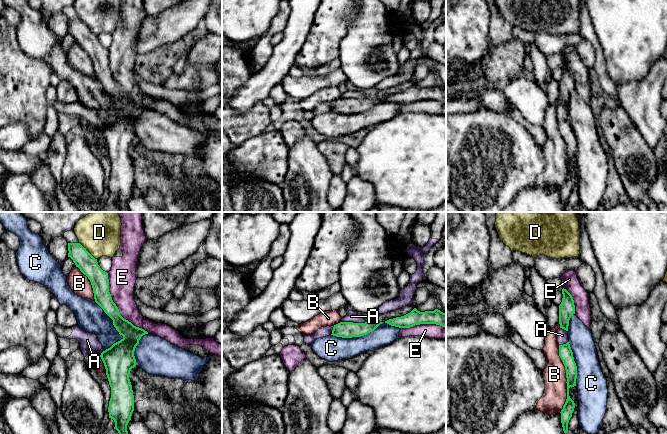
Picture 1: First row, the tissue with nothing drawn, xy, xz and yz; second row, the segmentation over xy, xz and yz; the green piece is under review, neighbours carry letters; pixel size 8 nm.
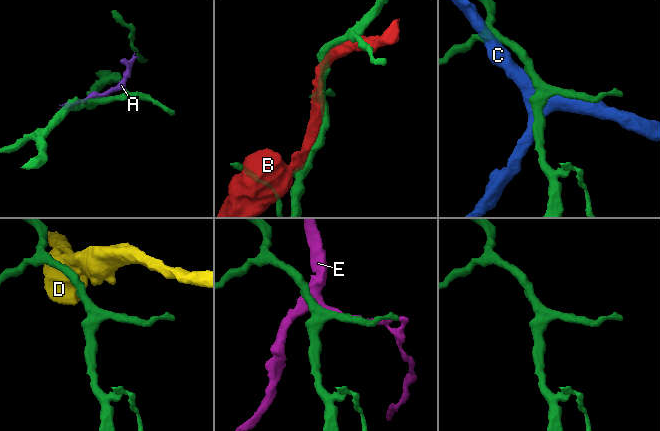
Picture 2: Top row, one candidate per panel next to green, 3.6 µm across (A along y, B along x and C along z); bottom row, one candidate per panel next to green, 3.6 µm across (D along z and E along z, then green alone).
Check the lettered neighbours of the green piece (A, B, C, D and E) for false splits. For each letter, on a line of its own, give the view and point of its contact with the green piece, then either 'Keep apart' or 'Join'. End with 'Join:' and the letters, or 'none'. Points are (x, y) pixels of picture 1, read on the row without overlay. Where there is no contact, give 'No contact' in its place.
A: Touches green at xz (352, 98). Keep apart
B: Touches green at yz (567, 155). Keep apart
C: Touches green at xz (365, 110). Keep apart
D: Touches green at xy (87, 27). Keep apart
E: Touches green at xy (117, 84). Keep apart
Join: none

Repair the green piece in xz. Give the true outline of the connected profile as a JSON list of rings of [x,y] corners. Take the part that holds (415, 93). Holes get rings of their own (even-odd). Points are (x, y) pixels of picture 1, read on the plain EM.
[[[414,84],[410,89],[401,93],[389,95],[385,97],[385,99],[399,104],[410,104],[420,100],[436,100],[446,103],[446,89],[438,85],[420,88]]]

